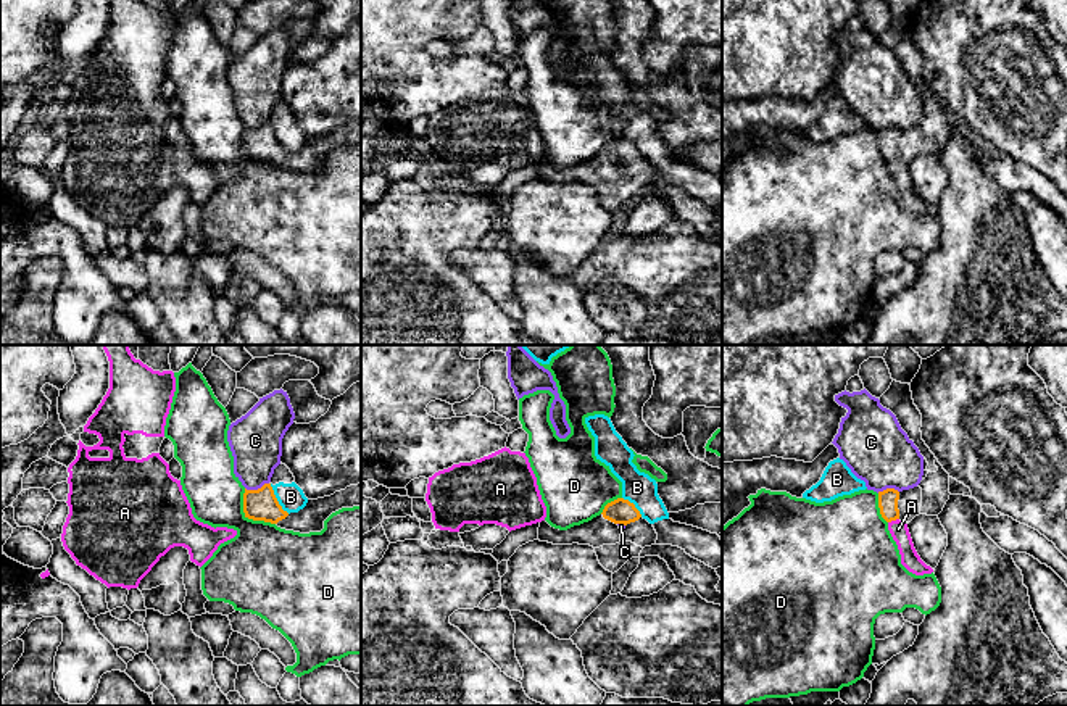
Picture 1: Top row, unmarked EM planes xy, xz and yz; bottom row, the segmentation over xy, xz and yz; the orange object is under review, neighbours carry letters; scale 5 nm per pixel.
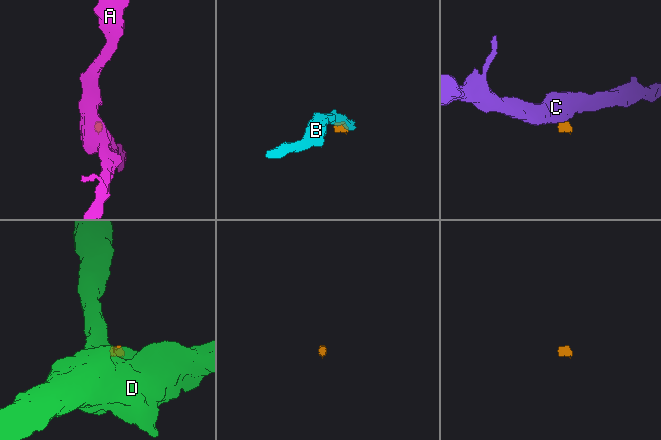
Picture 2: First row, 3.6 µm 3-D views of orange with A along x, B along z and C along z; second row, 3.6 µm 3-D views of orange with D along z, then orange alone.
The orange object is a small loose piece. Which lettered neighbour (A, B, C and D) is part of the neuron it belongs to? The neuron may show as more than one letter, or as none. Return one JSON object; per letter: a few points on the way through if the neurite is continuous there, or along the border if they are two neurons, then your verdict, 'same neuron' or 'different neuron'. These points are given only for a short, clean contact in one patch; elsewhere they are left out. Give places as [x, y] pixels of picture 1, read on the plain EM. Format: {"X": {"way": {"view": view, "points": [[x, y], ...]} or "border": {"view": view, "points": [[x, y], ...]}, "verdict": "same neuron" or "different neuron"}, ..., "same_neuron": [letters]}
{"A": {"border": {"view": "yz", "points": [[898, 157], [888, 161]]}, "verdict": "different neuron"}, "B": {"border": {"view": "xy", "points": [[269, 123], [278, 142], [289, 152]]}, "verdict": "different neuron"}, "C": {"border": {"view": "xy", "points": [[268, 121], [257, 128], [245, 128]]}, "verdict": "different neuron"}, "D": {"border": {"view": "xy", "points": [[244, 128], [244, 152], [249, 157], [274, 163]]}, "verdict": "different neuron"}, "same_neuron": []}

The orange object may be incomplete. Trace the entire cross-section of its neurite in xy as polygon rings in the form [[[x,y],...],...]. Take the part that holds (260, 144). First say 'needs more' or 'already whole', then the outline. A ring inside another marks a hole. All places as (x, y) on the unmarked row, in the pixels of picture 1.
needs more | [[[264,123],[258,129],[243,132],[245,156],[276,163],[280,168],[300,172],[321,171],[324,160],[342,147],[361,143],[361,123],[350,124],[330,135],[308,139],[306,145],[298,152],[287,152],[279,143],[271,123]]]

